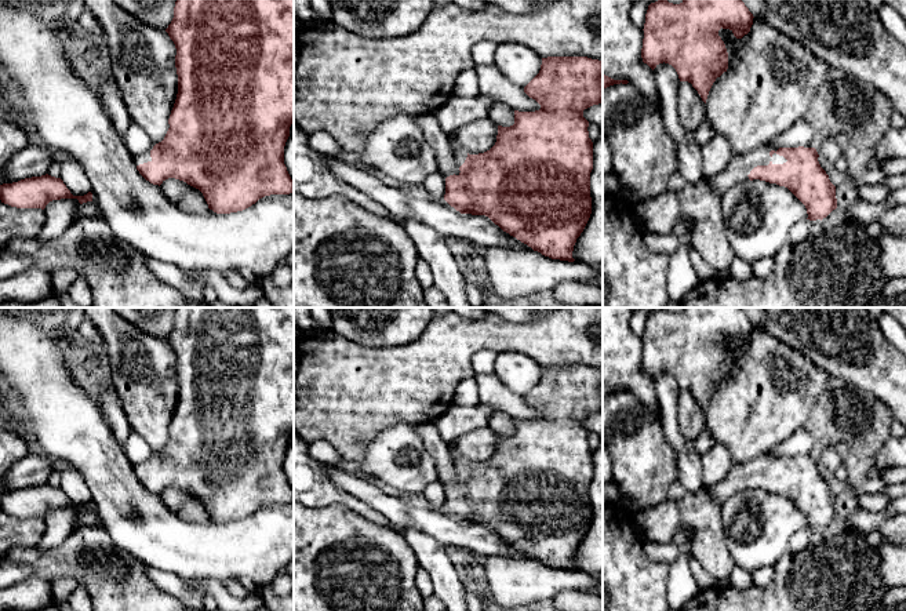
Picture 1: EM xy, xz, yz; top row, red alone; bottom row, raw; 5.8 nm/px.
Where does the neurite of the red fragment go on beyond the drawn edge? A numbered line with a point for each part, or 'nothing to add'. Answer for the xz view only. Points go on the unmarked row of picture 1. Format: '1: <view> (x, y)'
1: xz (459, 465)

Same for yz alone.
1: yz (738, 477)

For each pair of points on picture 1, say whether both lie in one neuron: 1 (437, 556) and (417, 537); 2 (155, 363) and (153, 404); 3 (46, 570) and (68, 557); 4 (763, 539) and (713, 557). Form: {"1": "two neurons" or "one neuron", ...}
{"1": "one neuron", "2": "one neuron", "3": "one neuron", "4": "two neurons"}

